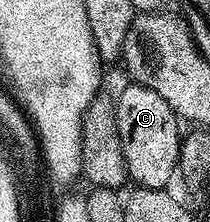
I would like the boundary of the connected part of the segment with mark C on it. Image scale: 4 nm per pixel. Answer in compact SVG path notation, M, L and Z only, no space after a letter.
M127 83L115 97L117 127L121 131L121 147L125 151L127 176L141 189L167 189L180 168L179 151L181 132L179 117L170 109L169 103L144 85Z

